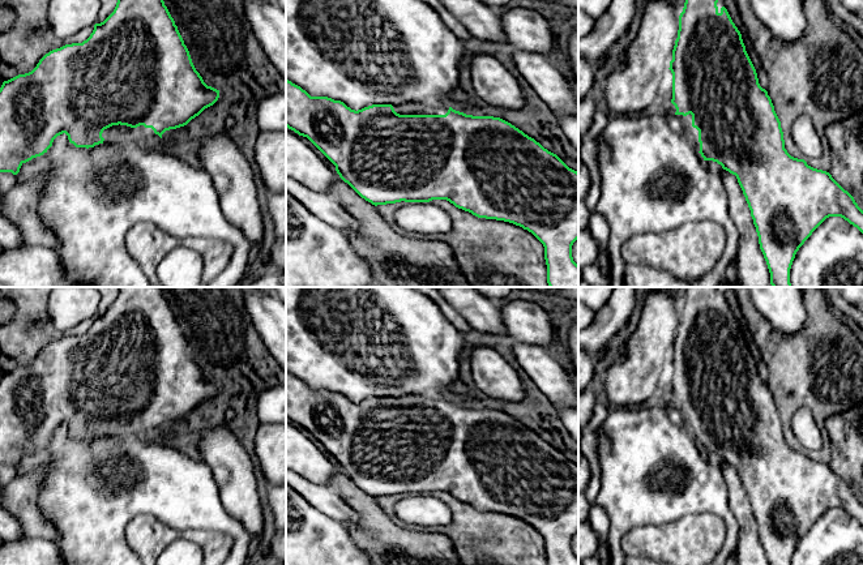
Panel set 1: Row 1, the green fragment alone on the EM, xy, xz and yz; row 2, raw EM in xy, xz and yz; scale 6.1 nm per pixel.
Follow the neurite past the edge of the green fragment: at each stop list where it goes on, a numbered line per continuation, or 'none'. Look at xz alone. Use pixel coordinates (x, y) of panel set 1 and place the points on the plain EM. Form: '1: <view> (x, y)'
1: xz (411, 399)

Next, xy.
1: xy (116, 427)

